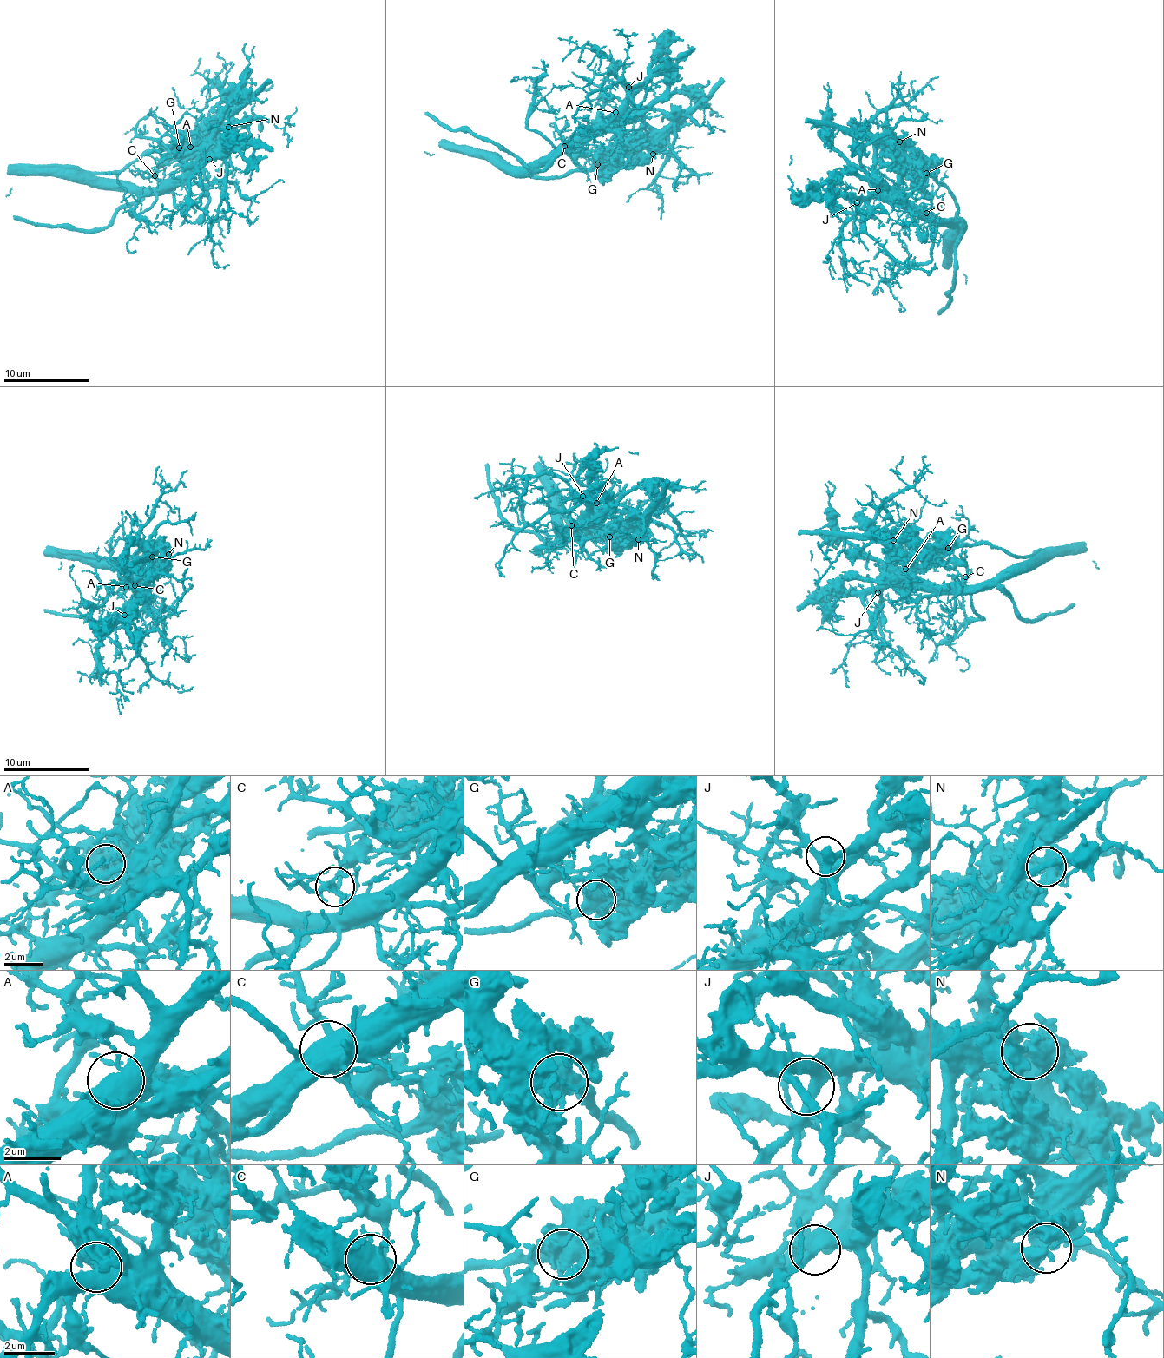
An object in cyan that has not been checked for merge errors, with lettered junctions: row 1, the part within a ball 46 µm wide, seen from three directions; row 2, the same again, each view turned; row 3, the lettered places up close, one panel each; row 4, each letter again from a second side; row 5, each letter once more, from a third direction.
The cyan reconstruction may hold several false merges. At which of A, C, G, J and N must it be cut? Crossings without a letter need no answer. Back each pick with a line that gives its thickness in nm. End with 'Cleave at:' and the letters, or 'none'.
A: 200 nm
G: 650 nm
N: 420 nm
Cleave at: A, G, N

